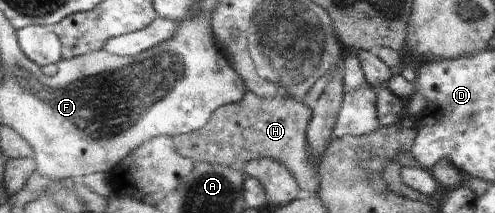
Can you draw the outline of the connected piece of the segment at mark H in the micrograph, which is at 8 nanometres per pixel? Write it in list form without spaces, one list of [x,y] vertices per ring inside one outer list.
[[[246,90],[240,101],[216,109],[203,128],[178,134],[172,139],[176,151],[194,161],[239,167],[255,157],[278,160],[291,170],[302,194],[316,193],[319,189],[319,175],[311,165],[305,139],[312,114],[310,105],[298,100],[259,98],[251,90]]]

